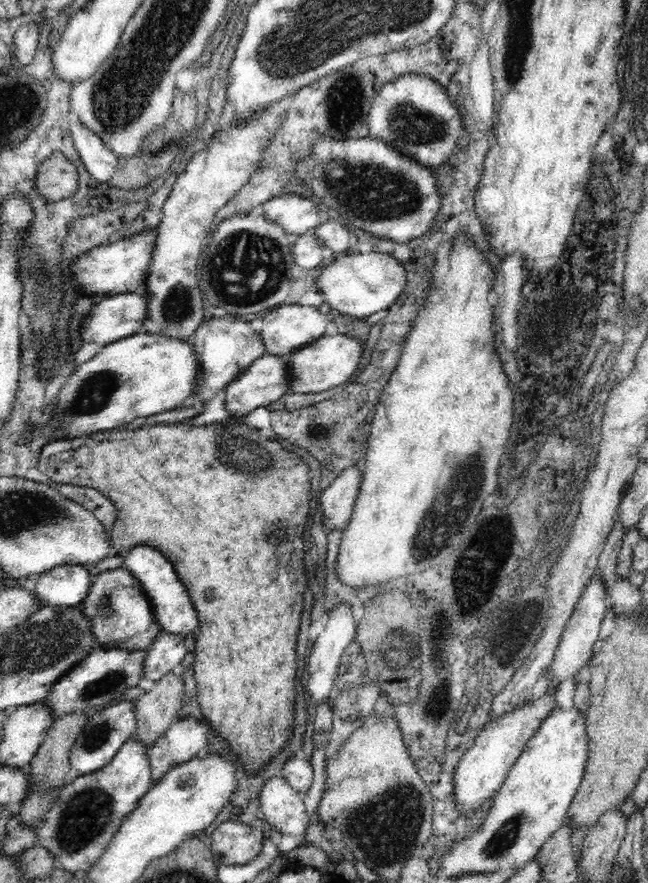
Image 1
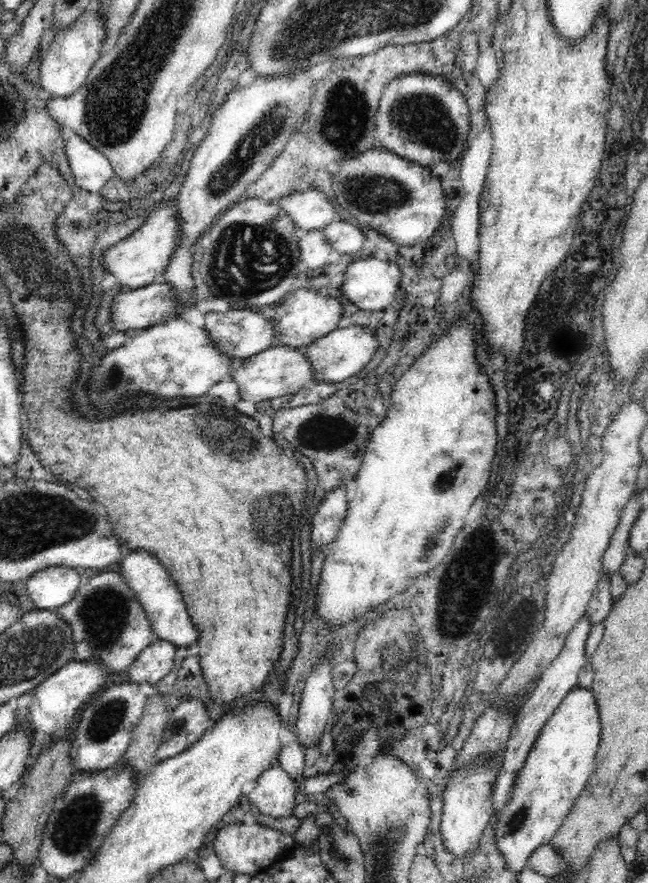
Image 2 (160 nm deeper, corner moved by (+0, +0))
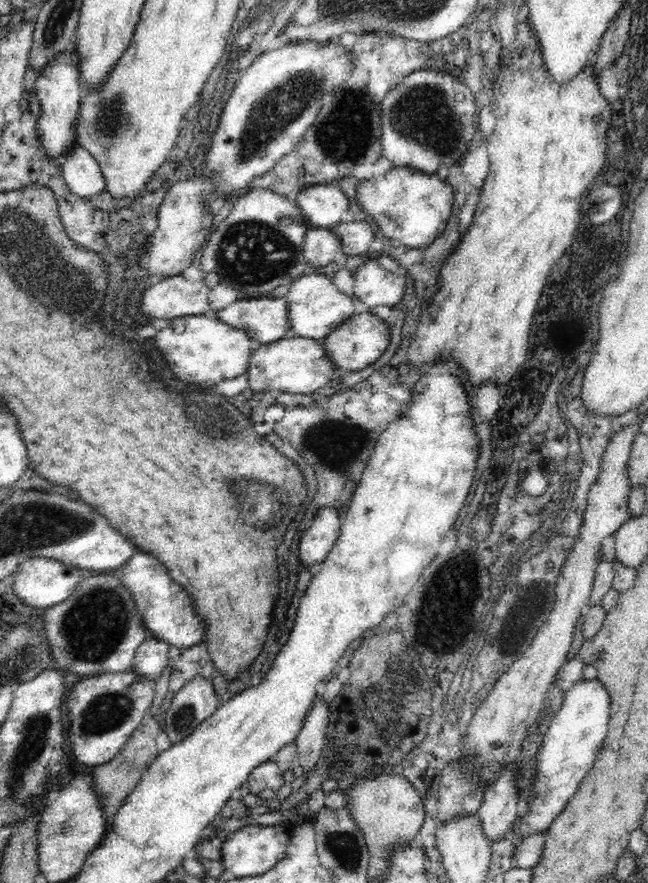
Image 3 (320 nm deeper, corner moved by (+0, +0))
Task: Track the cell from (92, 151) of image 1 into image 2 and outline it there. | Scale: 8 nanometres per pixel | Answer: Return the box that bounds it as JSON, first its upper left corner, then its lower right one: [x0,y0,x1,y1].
[65,133,113,192]

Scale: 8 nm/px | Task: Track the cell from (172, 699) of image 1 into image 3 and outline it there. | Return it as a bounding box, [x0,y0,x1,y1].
[92,714,161,826]

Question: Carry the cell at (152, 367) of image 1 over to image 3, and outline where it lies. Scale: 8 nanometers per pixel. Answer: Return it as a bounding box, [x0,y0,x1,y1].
[154,315,257,386]

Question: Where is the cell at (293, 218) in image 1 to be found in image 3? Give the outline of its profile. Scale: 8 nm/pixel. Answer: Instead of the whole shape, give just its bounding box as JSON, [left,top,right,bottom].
[295,184,349,229]

